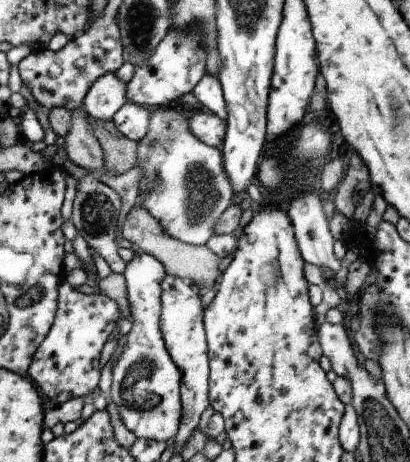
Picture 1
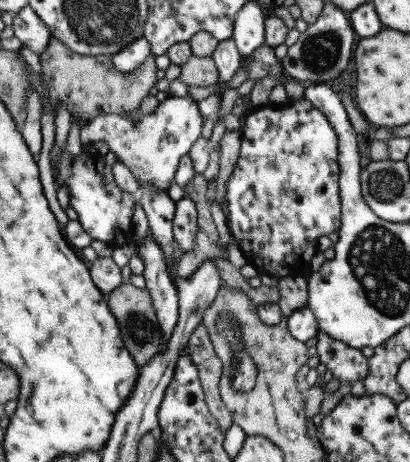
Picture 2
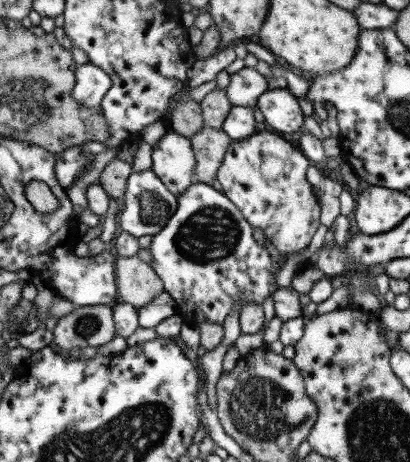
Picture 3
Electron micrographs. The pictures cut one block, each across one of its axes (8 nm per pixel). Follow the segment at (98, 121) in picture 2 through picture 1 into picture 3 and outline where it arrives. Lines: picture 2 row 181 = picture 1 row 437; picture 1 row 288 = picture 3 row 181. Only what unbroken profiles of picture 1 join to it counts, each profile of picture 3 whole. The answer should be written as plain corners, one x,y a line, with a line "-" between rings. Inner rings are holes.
145,170
145,172
135,172
129,178
129,188
127,188
127,196
125,200
125,210
119,218
119,224
123,228
123,232
129,232
133,236
157,236
161,234
171,218
175,216
175,212
179,210
179,196
173,194
169,190
169,186
163,182
163,178
157,176
157,172
153,170

